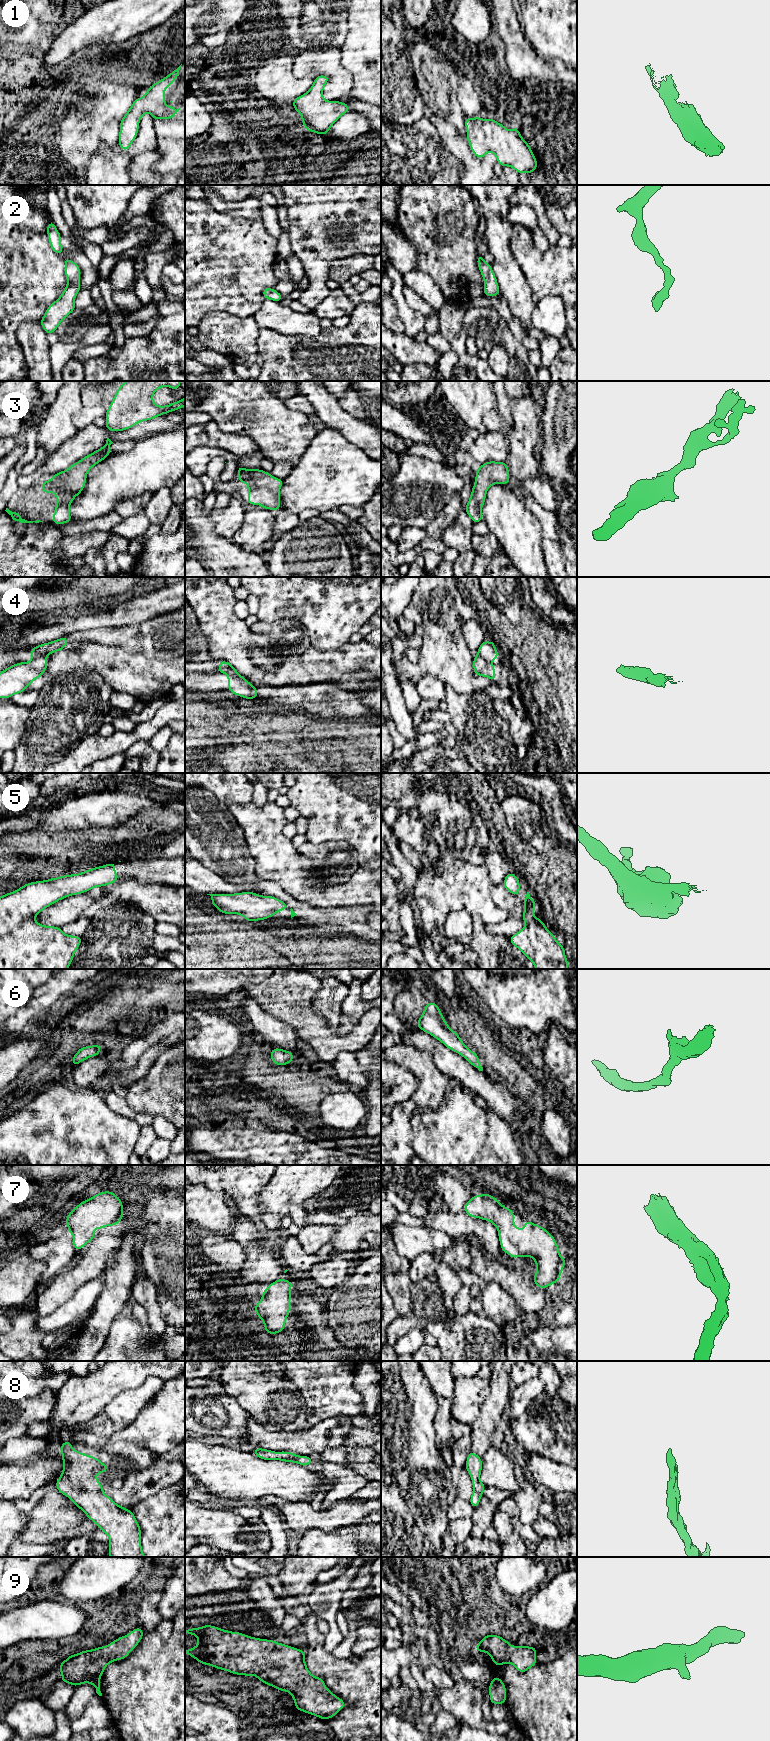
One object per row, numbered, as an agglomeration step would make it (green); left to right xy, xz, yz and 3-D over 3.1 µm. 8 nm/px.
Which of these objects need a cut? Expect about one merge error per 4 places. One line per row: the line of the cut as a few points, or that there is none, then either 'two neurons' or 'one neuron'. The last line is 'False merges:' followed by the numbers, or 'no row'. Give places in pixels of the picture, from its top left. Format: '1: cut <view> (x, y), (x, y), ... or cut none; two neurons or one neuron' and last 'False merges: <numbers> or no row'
1: cut none; one neuron
2: cut none; one neuron
3: cut none; one neuron
4: cut xy (45, 656), (37, 656), (32, 659); two neurons
5: cut none; one neuron
6: cut none; one neuron
7: cut none; one neuron
8: cut none; one neuron
9: cut none; one neuron
False merges: 4

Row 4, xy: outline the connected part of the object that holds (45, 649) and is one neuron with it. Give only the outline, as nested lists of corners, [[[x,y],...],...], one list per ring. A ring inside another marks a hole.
[[[64,636],[58,640],[35,646],[31,648],[31,657],[32,659],[37,657],[46,657],[47,655],[52,654],[55,651],[63,650],[67,644],[67,636]]]

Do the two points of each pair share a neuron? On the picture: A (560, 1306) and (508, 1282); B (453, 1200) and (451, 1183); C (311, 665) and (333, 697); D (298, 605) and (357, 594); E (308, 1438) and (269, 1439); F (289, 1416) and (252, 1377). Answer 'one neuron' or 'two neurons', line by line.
A: one neuron
B: one neuron
C: two neurons
D: one neuron
E: one neuron
F: one neuron

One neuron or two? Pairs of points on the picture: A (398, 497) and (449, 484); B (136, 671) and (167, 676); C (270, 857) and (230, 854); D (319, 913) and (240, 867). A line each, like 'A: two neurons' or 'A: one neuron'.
A: one neuron
B: one neuron
C: two neurons
D: one neuron

